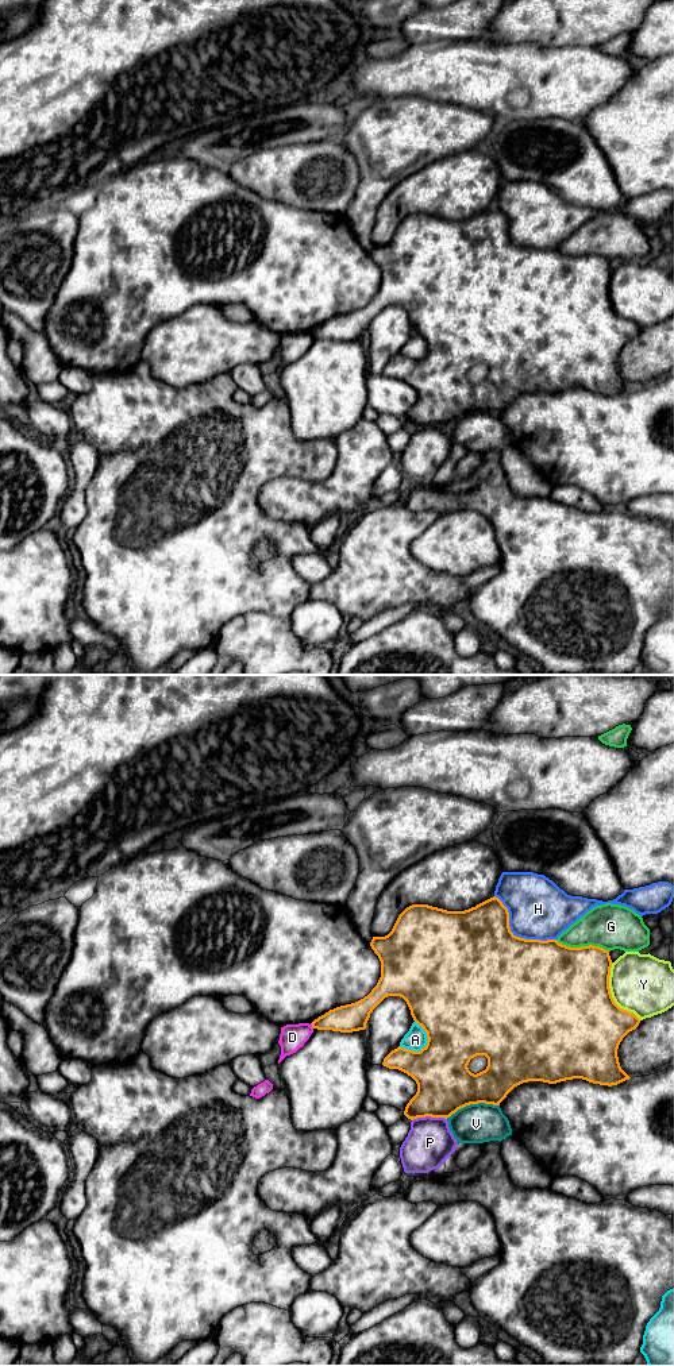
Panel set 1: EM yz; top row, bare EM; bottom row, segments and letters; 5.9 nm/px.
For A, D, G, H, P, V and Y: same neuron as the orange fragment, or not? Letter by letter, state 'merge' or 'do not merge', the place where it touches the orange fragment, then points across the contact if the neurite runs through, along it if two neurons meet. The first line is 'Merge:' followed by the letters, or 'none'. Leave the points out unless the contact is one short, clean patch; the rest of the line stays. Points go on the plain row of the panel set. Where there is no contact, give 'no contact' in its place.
Merge: none
A: do not merge; meets orange in yz at (427, 346)
D: do not merge; meets orange in yz at (312, 335); border along yz (311, 332), (314, 336)
G: do not merge; meets orange in yz at (582, 255)
H: do not merge; meets orange in yz at (515, 244)
P: do not merge; meets orange in yz at (428, 424)
V: do not merge; meets orange in yz at (472, 412)
Y: do not merge; meets orange in yz at (611, 304)

